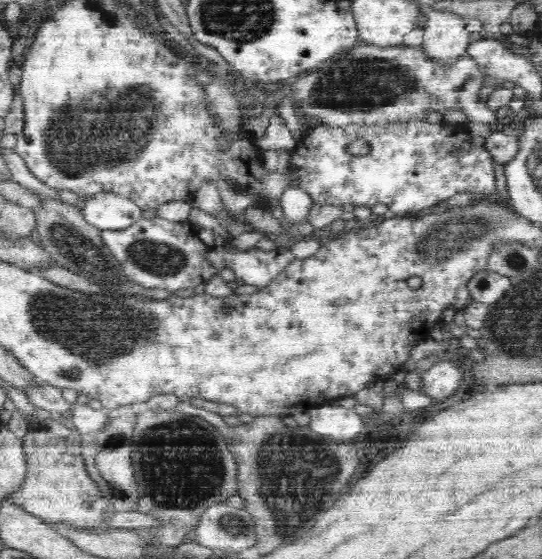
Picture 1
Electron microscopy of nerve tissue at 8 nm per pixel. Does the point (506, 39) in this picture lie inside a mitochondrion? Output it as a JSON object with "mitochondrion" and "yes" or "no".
{"mitochondrion":"no"}

